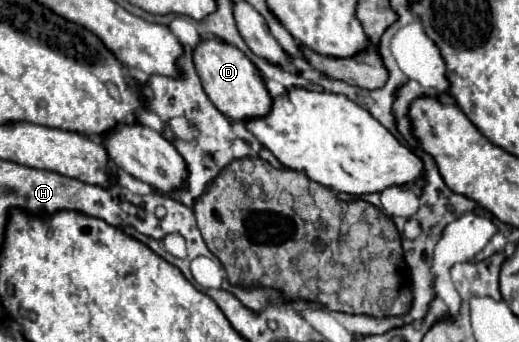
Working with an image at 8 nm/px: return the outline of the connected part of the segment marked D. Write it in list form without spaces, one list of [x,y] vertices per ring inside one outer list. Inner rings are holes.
[[[216,38],[202,40],[194,48],[194,66],[202,80],[204,92],[224,116],[236,122],[248,122],[252,118],[264,118],[268,116],[268,110],[272,110],[272,96],[268,94],[258,68],[240,50],[236,50],[236,46]]]

